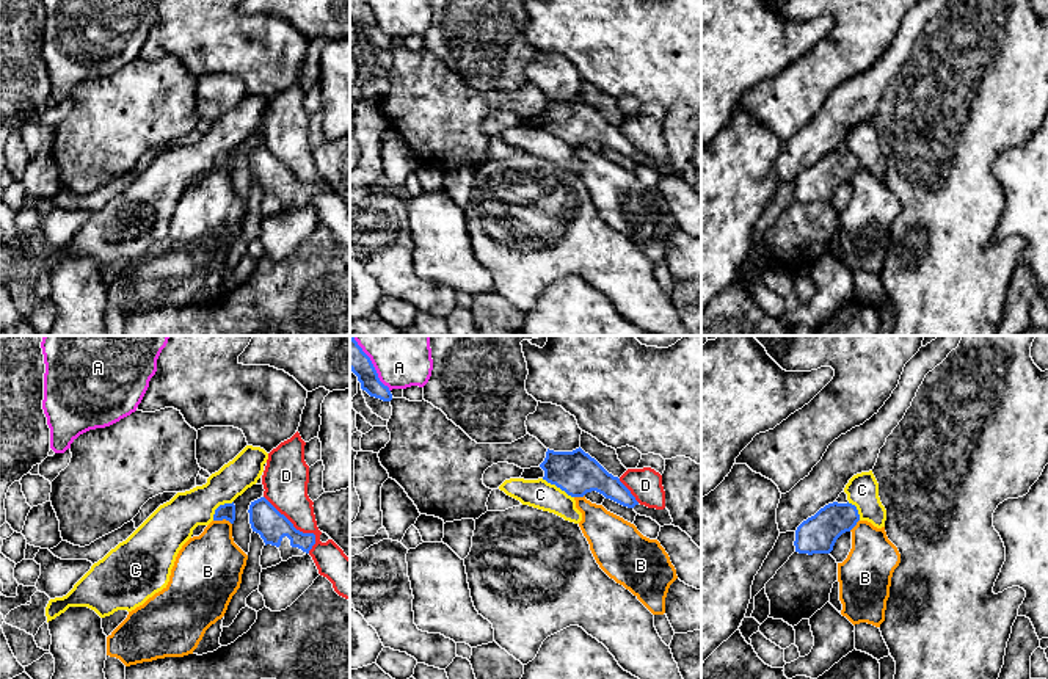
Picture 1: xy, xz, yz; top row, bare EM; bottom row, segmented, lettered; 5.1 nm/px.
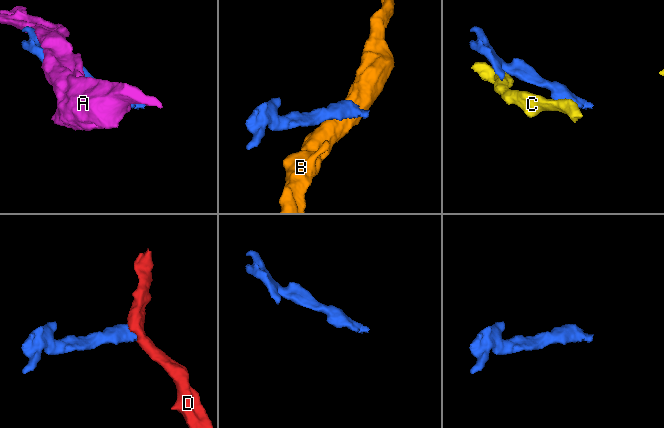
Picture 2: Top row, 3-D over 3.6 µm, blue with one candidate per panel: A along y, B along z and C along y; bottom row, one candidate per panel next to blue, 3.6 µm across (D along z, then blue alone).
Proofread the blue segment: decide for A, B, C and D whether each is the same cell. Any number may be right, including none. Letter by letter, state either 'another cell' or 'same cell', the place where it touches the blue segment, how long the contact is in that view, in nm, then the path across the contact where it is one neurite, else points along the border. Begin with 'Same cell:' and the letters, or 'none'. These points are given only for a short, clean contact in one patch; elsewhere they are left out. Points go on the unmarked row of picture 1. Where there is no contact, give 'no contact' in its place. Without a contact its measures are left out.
Same cell: none
A: another cell | xz (375, 21) | 240 nm
B: another cell | xy (223, 167) | 100 nm | along xy (214, 168), (226, 168), (231, 173)
C: another cell | xz (557, 135) | 190 nm | along xz (542, 127), (554, 132), (573, 146)
D: another cell | xy (298, 179) | 380 nm | along xy (264, 145), (297, 177), (314, 184), (314, 193), (309, 201)

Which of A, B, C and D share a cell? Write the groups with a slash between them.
A / B / C / D

